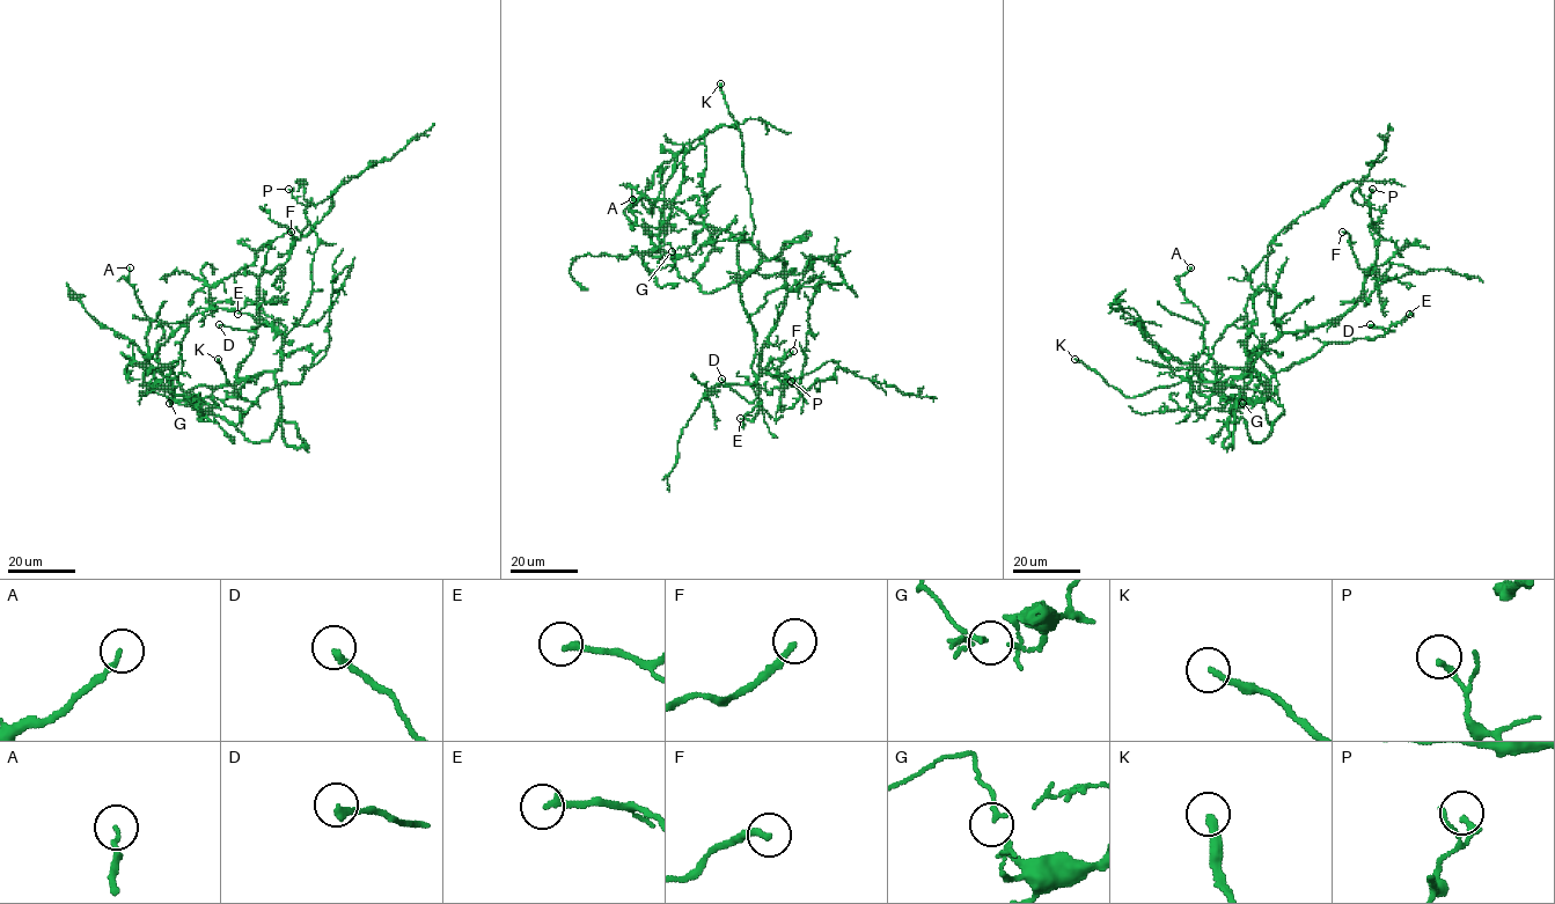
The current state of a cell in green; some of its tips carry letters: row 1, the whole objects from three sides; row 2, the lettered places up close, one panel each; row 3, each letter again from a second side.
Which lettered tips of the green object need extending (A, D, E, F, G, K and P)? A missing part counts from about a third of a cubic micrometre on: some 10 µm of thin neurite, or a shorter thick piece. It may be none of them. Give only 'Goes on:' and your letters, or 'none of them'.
Goes on: F, K

